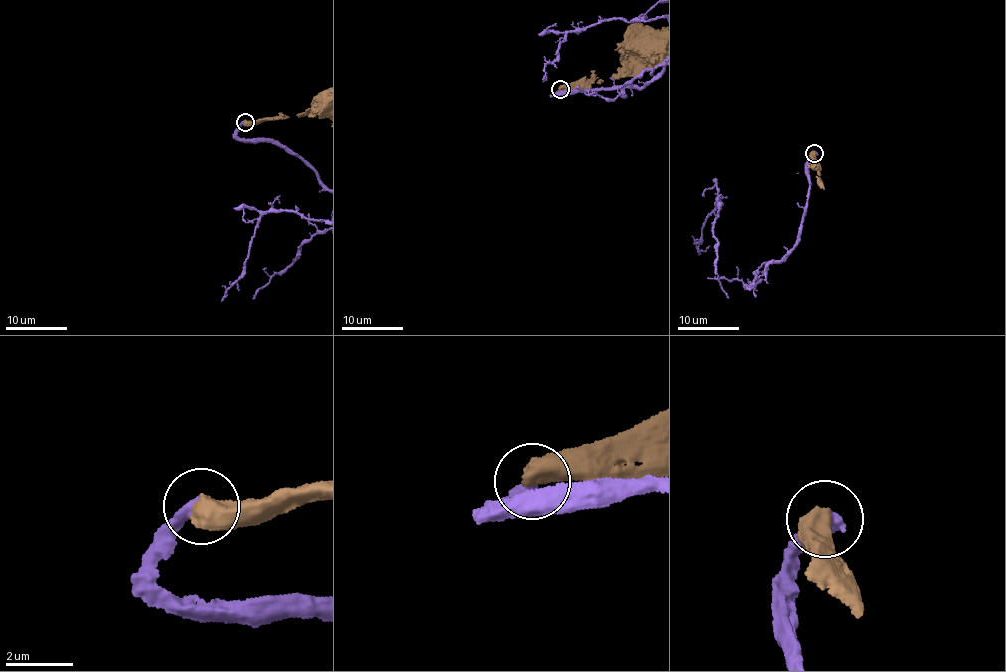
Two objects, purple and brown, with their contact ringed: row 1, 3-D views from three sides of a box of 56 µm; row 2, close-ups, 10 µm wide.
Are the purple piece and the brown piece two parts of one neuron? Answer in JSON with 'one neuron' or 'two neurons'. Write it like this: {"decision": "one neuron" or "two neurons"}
{"decision": "two neurons"}

